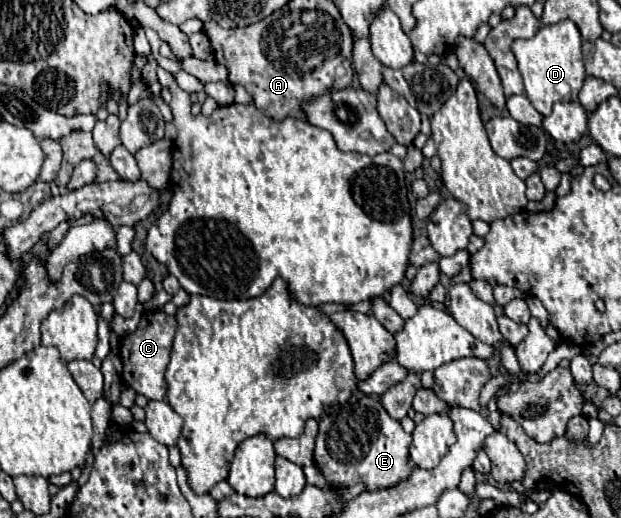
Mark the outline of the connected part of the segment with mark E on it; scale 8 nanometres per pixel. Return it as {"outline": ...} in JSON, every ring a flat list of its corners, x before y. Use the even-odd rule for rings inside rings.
{"outline":[[363,396,363,400,351,402,335,414,321,416,315,462,329,484,353,486,363,482,369,490,381,490,405,480,413,472,415,464,409,458,409,446,411,434,385,412,377,398]]}

